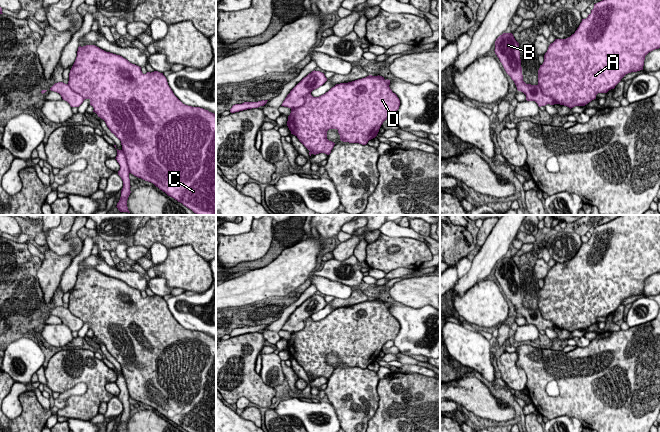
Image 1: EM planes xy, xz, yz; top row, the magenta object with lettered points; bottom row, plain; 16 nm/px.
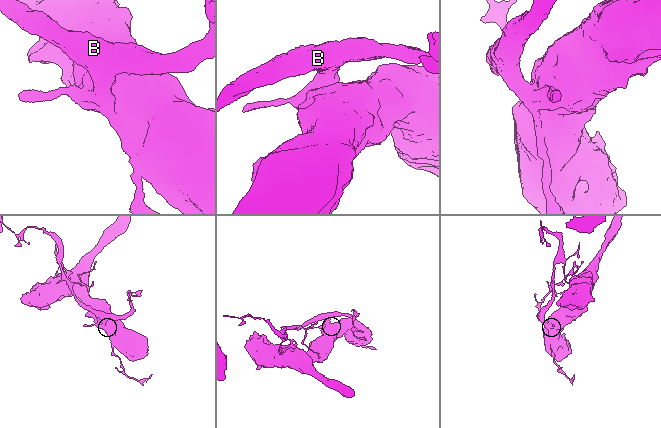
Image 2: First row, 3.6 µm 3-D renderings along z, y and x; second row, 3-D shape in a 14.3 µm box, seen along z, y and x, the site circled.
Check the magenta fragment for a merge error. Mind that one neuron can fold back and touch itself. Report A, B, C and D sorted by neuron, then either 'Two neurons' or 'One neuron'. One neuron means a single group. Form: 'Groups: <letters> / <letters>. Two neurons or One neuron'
Groups: A C D / B. Two neurons

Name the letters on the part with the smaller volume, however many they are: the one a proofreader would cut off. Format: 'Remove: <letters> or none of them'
Remove: B

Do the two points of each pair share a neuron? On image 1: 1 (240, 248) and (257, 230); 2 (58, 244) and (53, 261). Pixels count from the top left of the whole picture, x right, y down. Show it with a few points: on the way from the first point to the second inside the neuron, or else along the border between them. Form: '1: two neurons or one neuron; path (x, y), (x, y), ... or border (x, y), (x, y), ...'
1: one neuron; path (244, 244), (254, 234)
2: two neurons; border (48, 246), (57, 254), (69, 254), (73, 257)

